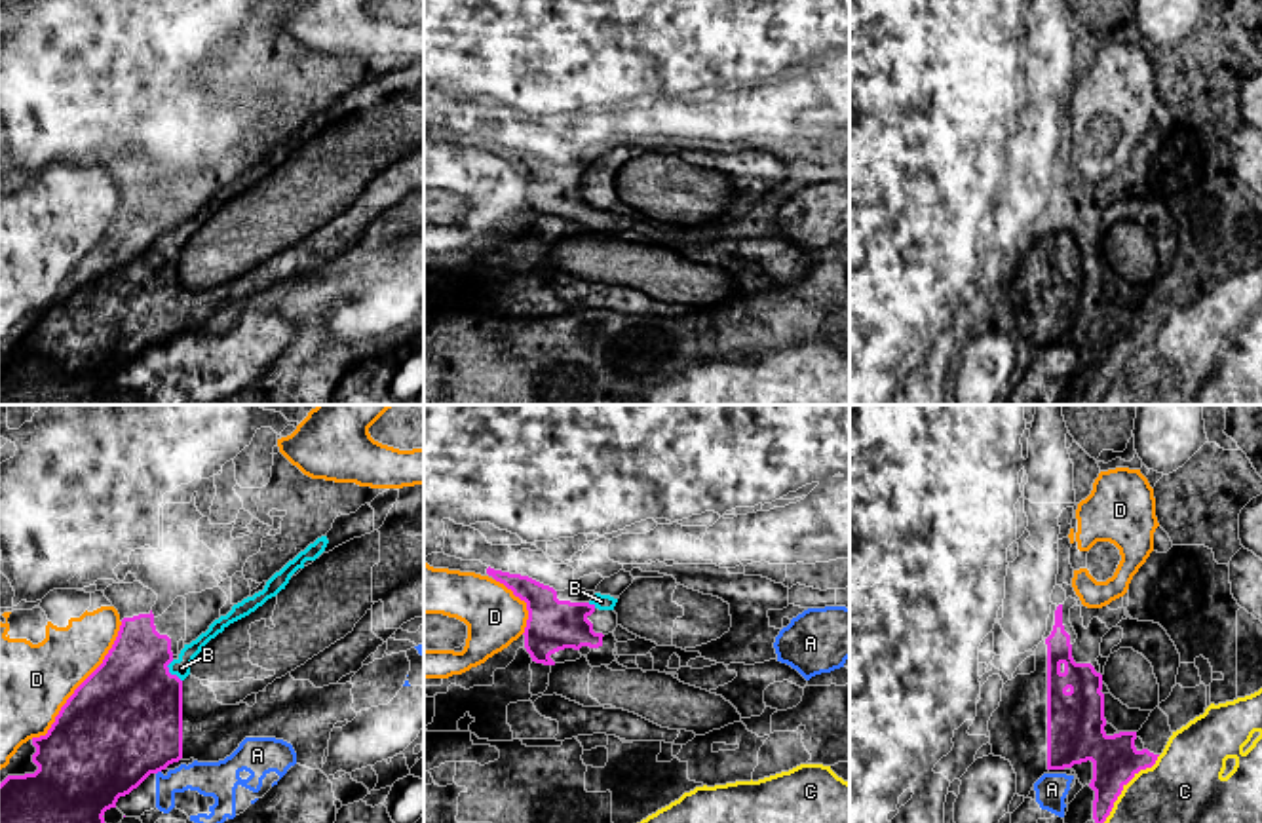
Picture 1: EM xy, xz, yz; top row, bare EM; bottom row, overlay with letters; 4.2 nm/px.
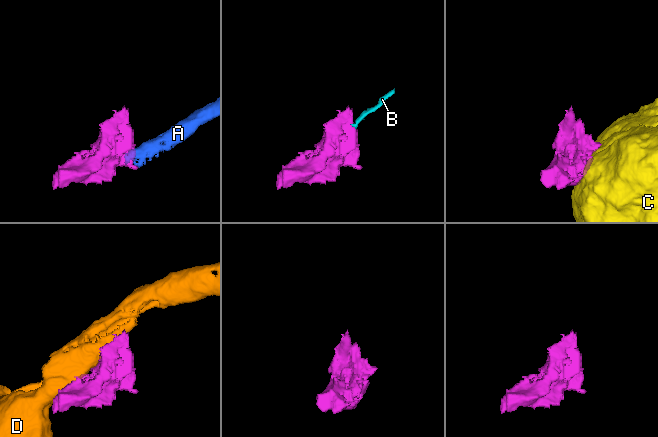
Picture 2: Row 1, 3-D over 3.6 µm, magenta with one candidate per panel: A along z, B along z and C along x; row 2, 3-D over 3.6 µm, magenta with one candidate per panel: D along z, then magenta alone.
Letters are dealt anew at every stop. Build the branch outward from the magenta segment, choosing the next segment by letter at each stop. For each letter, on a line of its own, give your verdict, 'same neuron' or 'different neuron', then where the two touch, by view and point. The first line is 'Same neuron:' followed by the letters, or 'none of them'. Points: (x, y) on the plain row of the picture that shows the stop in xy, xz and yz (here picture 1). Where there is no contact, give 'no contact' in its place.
Same neuron: B
A: different neuron; meets magenta in xy at (158, 344)
B: same neuron; meets magenta in xy at (168, 246)
C: different neuron; meets magenta in yz at (1122, 363)
D: different neuron; meets magenta in xy at (80, 259)

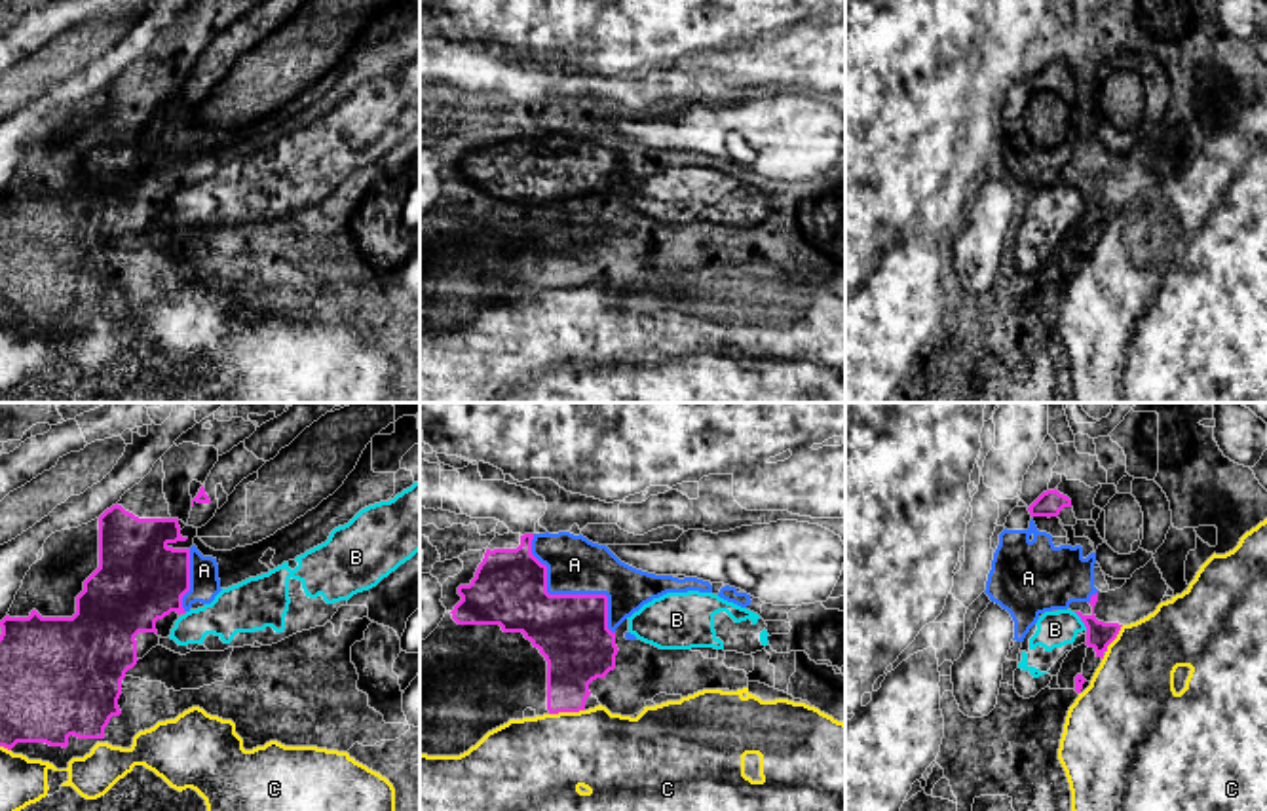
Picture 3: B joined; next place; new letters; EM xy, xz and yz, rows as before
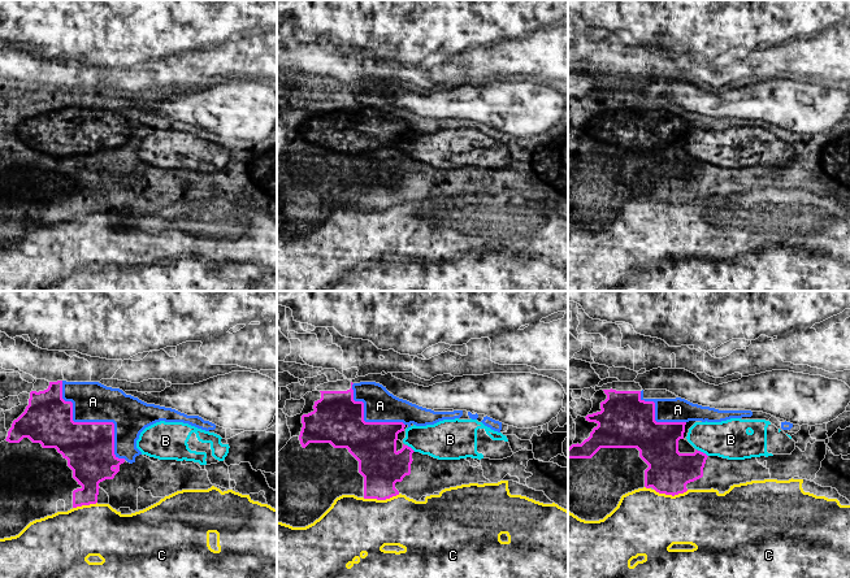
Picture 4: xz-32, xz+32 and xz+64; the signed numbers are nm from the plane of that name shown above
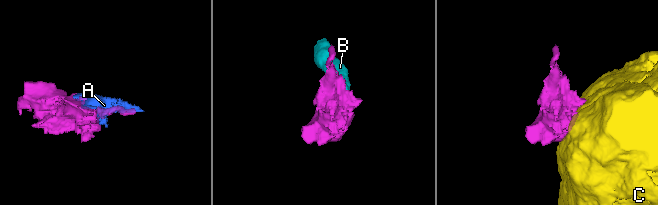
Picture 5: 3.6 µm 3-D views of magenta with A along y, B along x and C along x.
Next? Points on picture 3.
Same neuron: A
A: same neuron; meets magenta in xz at (567, 169)
B: different neuron; meets magenta in yz at (1081, 194)
C: different neuron; meets magenta in xz at (567, 285)

